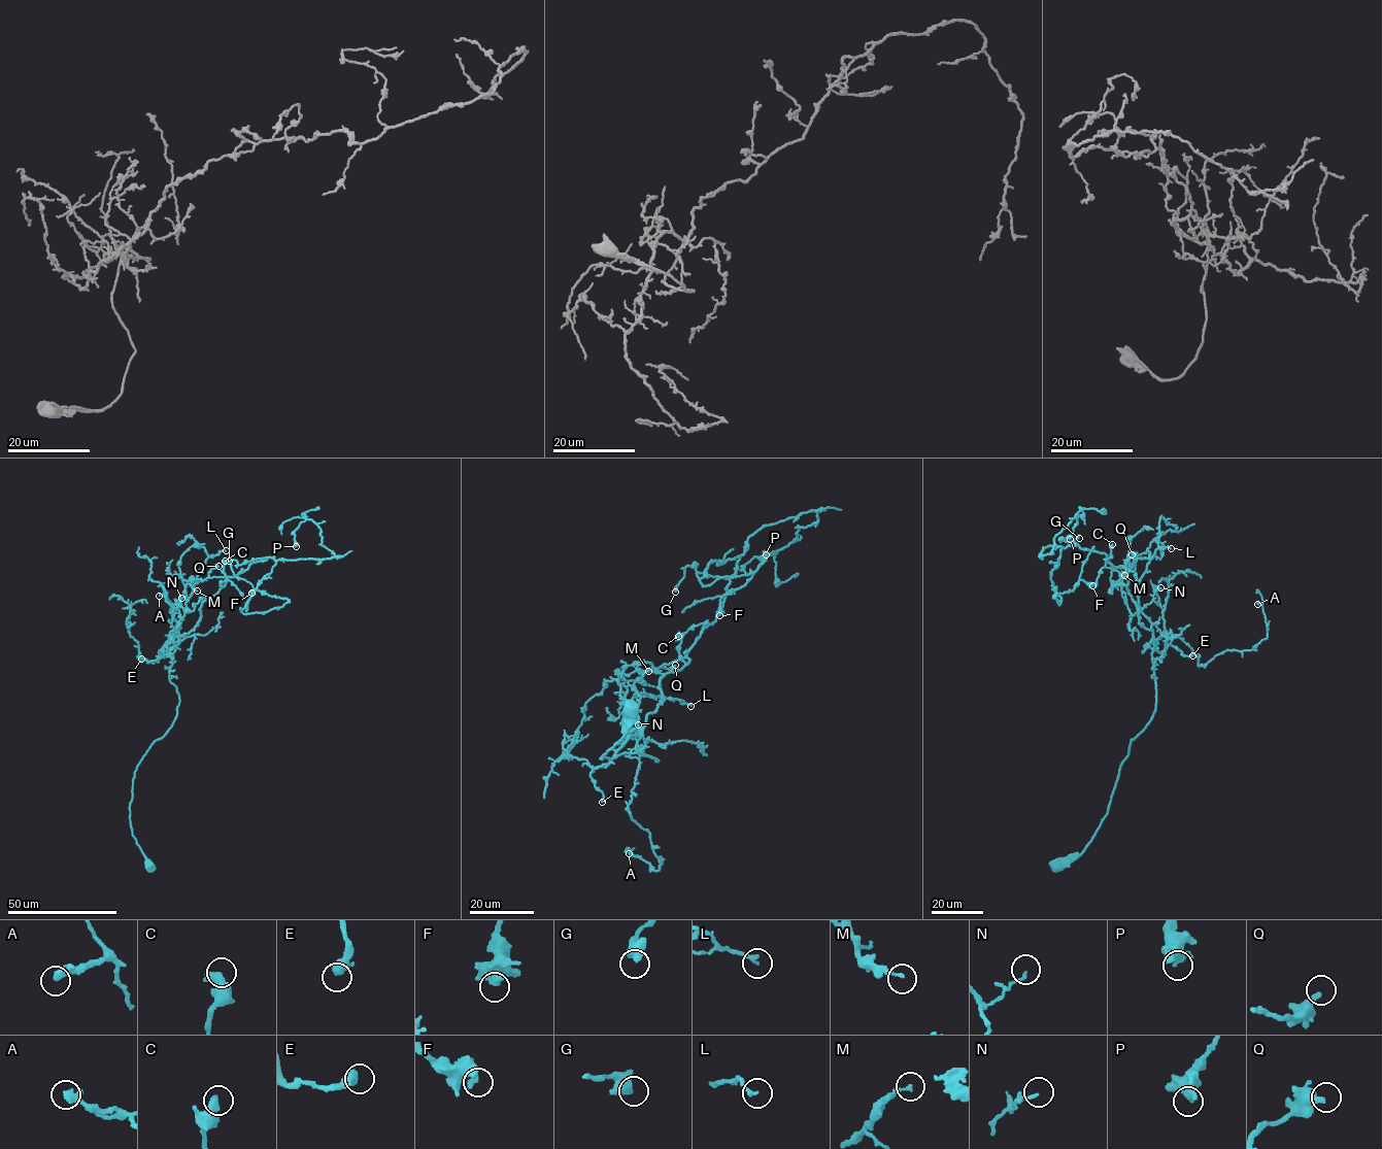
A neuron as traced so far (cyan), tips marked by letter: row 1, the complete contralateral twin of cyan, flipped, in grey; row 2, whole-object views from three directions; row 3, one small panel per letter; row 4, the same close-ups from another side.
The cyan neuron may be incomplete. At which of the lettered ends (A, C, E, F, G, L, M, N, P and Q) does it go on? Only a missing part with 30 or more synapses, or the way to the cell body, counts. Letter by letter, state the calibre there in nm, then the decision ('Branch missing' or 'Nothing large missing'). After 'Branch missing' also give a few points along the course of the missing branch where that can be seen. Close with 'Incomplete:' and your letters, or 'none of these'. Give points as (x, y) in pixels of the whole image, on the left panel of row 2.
A: Thickness 440 nm. Nothing large missing
C: Thickness 550 nm. Nothing large missing
E: Thickness 550 nm. Branch missing. Course of what is missing: (141, 659), (130, 648), (123, 621), (142, 590), (153, 583), (149, 601), (158, 605)
F: Thickness 550 nm. Nothing large missing
G: Thickness 360 nm. Nothing large missing
L: Thickness 200 nm. Nothing large missing
M: Thickness 200 nm. Nothing large missing
N: Thickness 120 nm. Nothing large missing
P: Thickness 600 nm. Nothing large missing
Q: Thickness 340 nm. Nothing large missing
Incomplete: E

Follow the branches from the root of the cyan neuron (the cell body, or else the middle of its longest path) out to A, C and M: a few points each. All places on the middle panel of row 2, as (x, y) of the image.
A: (631, 709), (600, 757), (658, 762), (636, 740), (645, 747), (628, 812), (662, 863), (629, 853)
C: (631, 709), (600, 757), (658, 762), (636, 740), (660, 679), (685, 664), (678, 636)
M: (631, 709), (625, 735), (600, 757), (638, 751), (658, 762), (635, 747), (642, 734), (632, 685), (648, 671)

